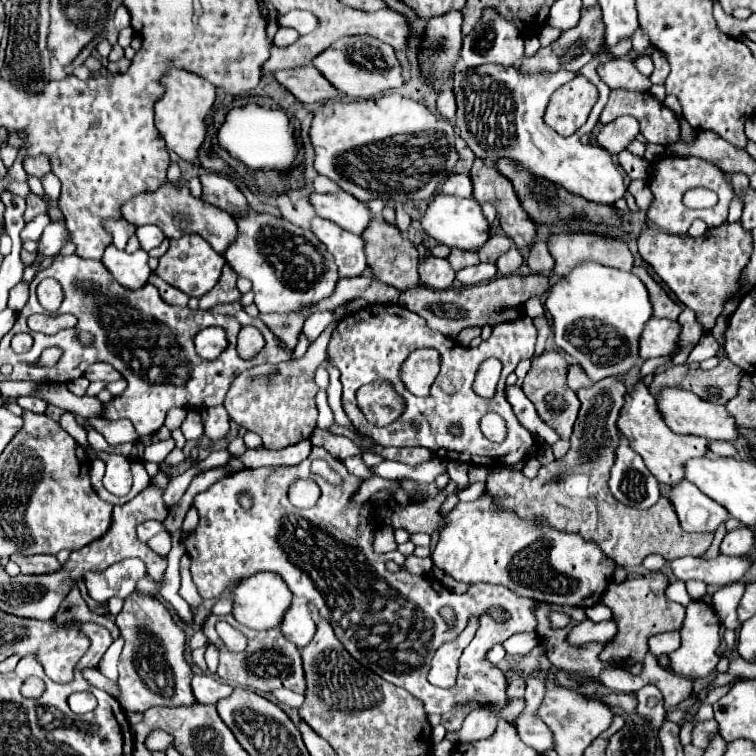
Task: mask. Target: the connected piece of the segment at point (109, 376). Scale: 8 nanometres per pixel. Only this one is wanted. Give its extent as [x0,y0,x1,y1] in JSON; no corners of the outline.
[84,364,122,382]

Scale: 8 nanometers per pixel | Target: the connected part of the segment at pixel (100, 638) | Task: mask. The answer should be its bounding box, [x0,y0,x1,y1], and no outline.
[74,624,112,670]

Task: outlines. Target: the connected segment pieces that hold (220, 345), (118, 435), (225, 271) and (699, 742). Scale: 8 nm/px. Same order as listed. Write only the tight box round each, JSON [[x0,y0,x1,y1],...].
[[194,326,228,360],[76,416,158,446],[200,264,240,310],[692,720,718,748]]

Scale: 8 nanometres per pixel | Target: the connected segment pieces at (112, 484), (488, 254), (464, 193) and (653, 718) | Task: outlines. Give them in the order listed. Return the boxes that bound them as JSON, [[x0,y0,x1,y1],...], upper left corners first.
[[96,454,132,496],[476,234,510,264],[440,174,472,198],[636,686,666,729]]

